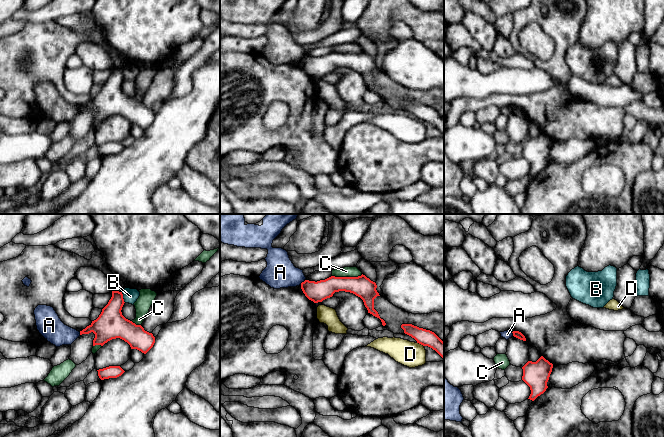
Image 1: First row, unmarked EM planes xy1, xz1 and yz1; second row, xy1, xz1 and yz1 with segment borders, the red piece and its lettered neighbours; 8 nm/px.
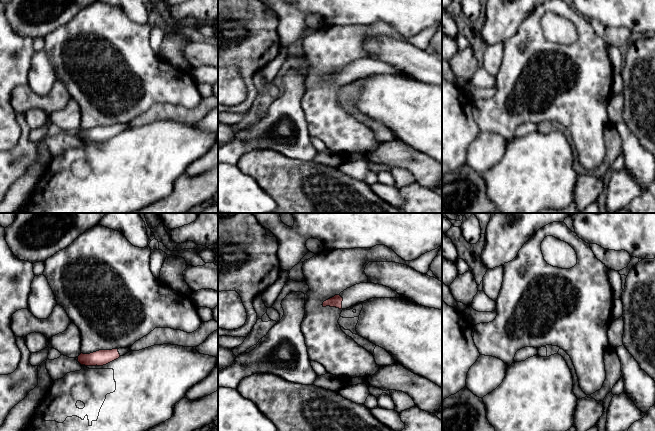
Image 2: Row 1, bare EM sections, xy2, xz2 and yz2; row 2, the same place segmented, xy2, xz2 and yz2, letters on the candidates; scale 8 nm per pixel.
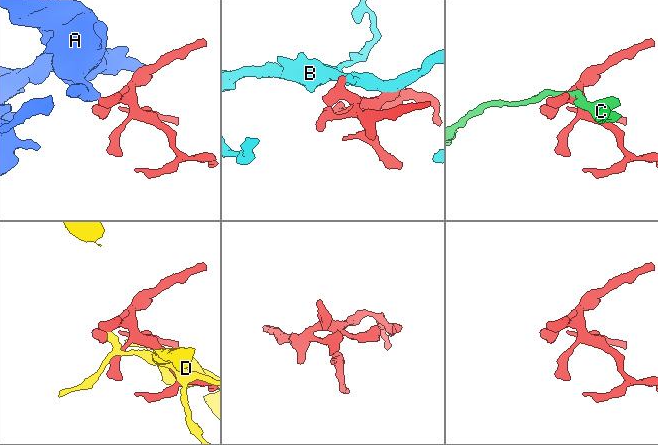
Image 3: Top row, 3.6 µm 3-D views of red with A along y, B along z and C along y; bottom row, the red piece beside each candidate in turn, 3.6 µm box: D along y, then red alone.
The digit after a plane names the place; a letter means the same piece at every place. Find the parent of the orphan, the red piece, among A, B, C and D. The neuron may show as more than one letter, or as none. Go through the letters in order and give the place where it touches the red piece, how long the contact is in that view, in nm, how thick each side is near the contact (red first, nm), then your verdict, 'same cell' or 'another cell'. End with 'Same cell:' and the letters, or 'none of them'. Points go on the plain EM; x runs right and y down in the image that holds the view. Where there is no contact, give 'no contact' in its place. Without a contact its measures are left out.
A: xz1 (302, 58) | 60 nm | 160/240 nm | another cell
B: xy1 (122, 73) | 90 nm | 240/120 nm | another cell
C: xz1 (347, 53) | 240 nm | 170/80 nm | another cell
D: xz1 (420, 119) | 70 nm | 130/200 nm | another cell
Same cell: none of them

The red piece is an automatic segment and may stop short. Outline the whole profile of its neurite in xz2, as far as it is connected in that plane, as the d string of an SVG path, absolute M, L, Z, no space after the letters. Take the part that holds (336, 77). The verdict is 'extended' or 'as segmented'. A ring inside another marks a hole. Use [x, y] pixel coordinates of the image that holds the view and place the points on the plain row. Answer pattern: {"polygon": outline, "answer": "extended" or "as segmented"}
{"polygon": "M360 59L324 77L322 81L323 83L330 82L347 85L372 74L400 74L400 71L391 64L383 61Z", "answer": "extended"}

